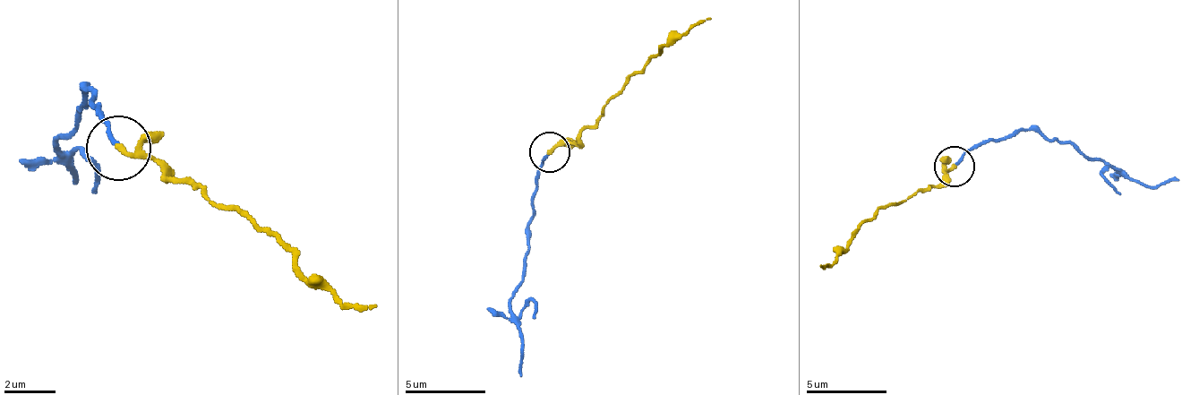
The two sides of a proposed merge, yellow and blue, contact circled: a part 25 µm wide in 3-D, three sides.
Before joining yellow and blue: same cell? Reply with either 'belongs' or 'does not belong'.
belongs

